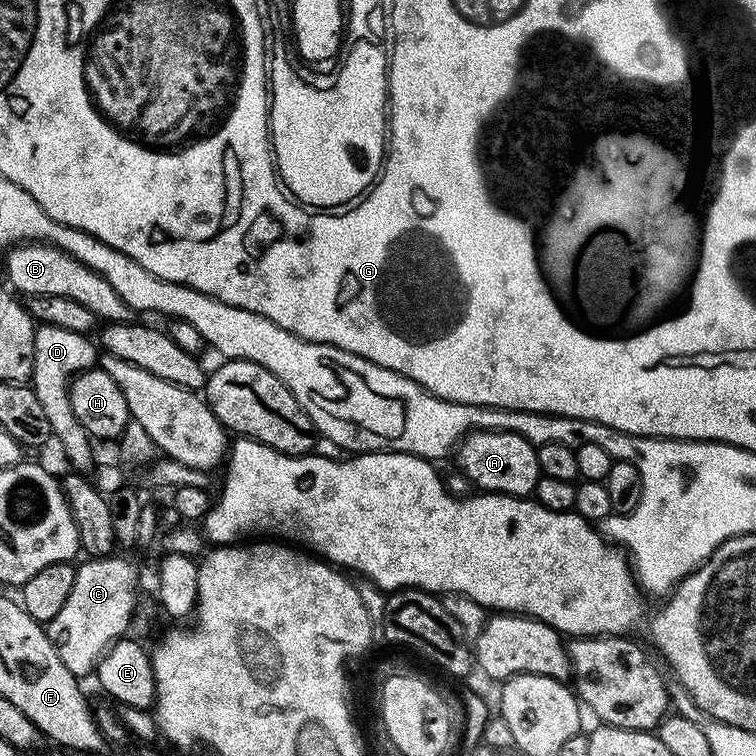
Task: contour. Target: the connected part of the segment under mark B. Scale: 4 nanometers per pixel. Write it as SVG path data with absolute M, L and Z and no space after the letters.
M39 242L17 244L9 247L7 252L8 257L4 260L4 268L8 271L9 282L7 281L7 283L21 297L74 298L74 302L86 306L86 310L90 310L101 321L128 322L133 319L132 308L122 298L118 298L114 286L110 286L110 282L106 282L106 278L102 278L102 274L90 270L90 266L82 266L82 262L78 262L78 258L66 254L53 244Z

